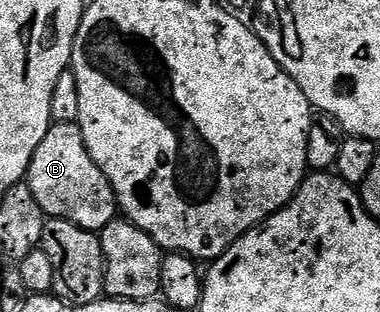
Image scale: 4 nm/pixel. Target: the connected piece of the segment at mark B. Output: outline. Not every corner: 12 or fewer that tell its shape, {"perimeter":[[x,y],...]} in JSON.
{"perimeter":[[76,123],[52,124],[25,183],[48,217],[116,220]]}

